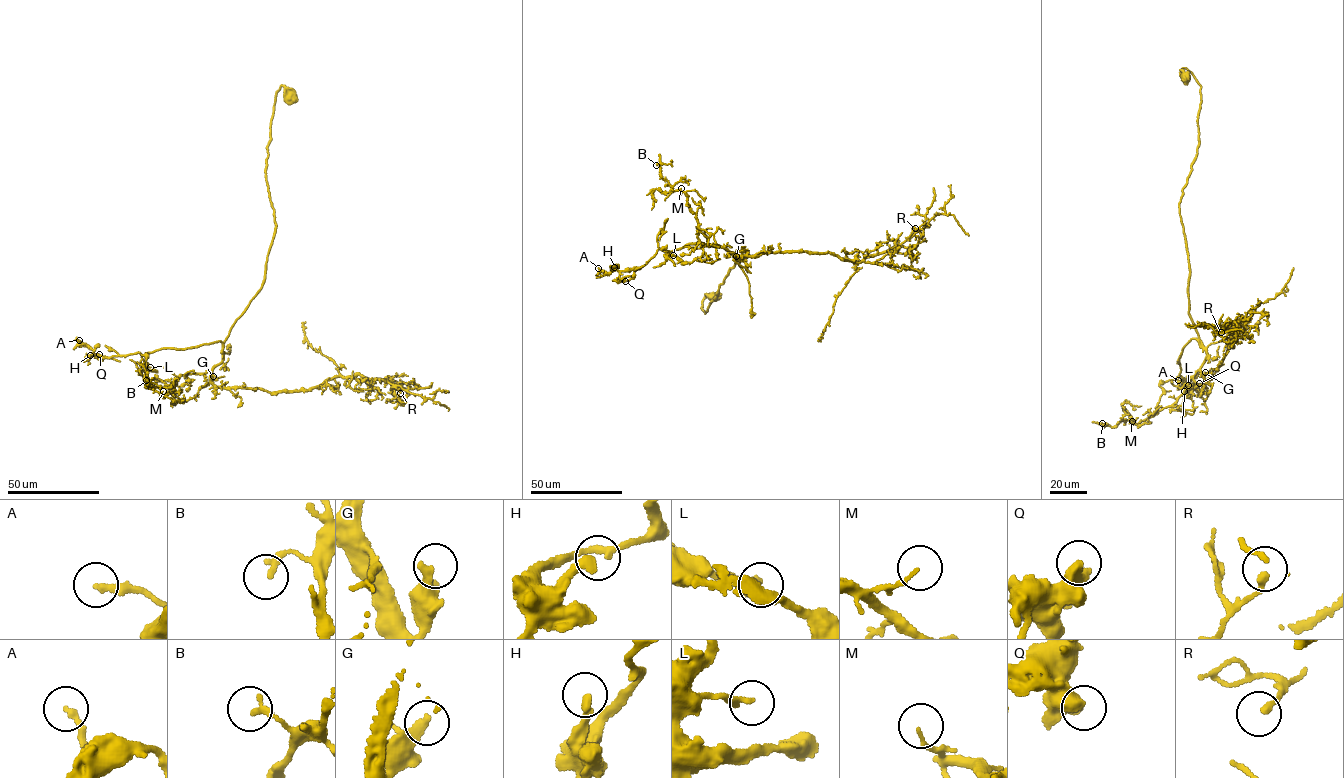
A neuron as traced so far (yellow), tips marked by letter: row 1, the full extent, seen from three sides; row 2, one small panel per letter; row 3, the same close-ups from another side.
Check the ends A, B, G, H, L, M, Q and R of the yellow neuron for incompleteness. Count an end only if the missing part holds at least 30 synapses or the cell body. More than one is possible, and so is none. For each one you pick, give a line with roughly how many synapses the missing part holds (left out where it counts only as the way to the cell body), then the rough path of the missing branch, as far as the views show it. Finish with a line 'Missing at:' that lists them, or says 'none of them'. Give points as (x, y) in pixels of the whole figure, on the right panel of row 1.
Missing at: none of them

